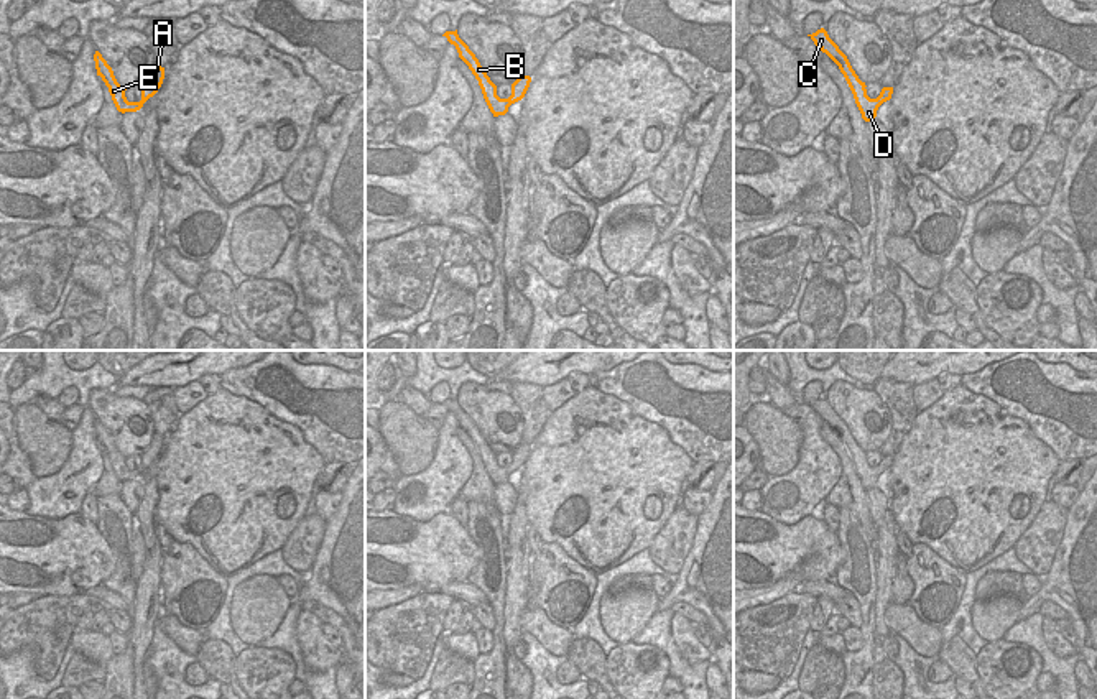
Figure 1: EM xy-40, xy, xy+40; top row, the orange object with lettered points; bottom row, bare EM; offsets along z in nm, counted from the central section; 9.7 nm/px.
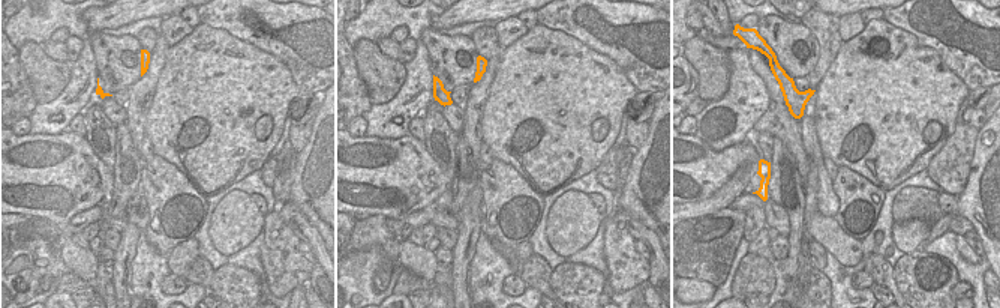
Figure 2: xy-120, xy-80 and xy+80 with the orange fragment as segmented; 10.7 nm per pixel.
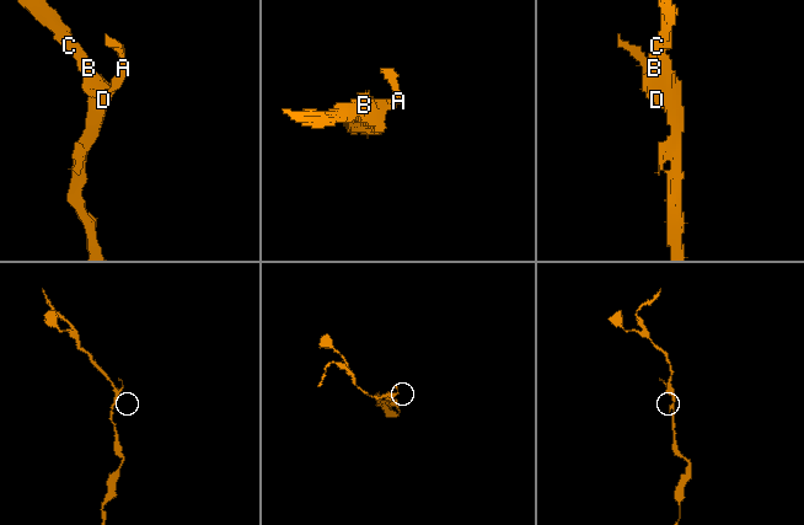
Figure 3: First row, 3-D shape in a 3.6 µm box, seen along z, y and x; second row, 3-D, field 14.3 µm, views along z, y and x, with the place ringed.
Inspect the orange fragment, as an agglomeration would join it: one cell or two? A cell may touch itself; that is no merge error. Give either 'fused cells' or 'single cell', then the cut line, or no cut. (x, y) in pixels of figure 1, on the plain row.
single cell; no cut

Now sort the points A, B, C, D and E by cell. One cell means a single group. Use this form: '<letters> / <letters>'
A B C D E

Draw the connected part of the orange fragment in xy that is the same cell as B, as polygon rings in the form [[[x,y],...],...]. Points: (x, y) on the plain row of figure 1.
[[[446,400],[442,405],[447,406],[451,413],[456,414],[459,426],[469,434],[479,454],[482,457],[484,467],[493,482],[493,485],[505,484],[508,475],[518,469],[521,469],[530,456],[531,446],[520,442],[520,446],[511,452],[511,464],[508,467],[500,467],[497,464],[497,454],[490,449],[484,436],[480,434],[475,423],[469,418],[469,414],[459,406],[456,400]]]

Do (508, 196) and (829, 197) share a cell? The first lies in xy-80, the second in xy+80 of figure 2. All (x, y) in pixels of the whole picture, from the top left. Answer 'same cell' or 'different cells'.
different cells

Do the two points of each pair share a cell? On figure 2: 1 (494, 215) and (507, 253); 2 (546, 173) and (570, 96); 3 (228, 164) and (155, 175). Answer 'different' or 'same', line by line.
1: different
2: same
3: different

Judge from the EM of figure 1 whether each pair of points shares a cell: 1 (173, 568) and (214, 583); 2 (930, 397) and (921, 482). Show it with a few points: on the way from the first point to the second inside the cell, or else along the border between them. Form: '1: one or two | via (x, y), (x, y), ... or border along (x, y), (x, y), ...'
1: one | via (183, 573), (189, 579), (204, 581)
2: two | border along (944, 392), (918, 413)

